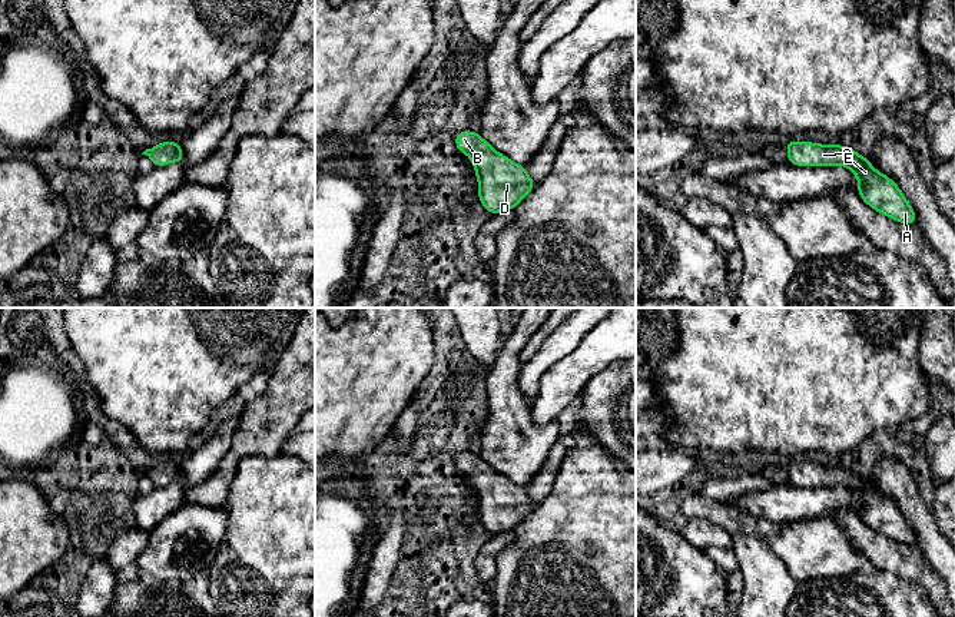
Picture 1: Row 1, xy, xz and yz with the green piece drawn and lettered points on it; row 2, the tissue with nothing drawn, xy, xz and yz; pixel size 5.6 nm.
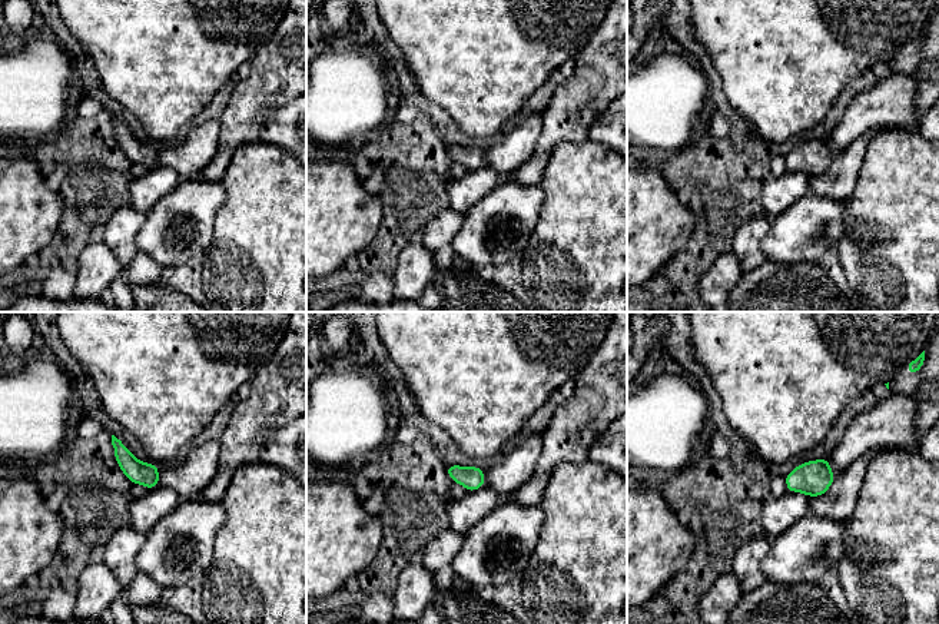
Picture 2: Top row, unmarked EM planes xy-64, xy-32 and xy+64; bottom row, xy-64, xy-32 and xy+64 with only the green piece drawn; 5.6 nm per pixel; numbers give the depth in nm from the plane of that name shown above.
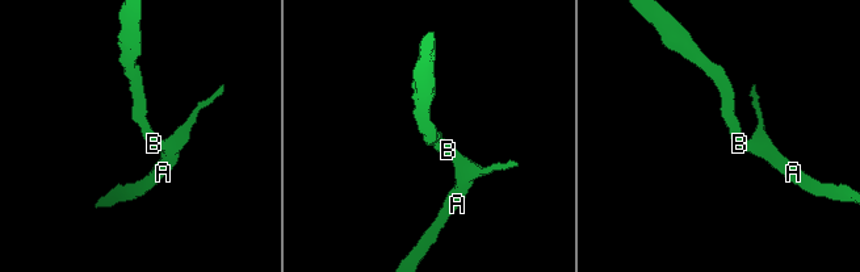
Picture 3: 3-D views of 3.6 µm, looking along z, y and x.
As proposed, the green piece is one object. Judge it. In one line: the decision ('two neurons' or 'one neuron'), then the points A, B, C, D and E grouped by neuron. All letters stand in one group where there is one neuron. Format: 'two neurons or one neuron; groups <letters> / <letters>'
one neuron; groups A B C D E

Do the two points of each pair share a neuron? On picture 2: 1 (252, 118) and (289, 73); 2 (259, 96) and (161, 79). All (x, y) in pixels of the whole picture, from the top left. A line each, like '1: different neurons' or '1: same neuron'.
1: same neuron
2: different neurons

